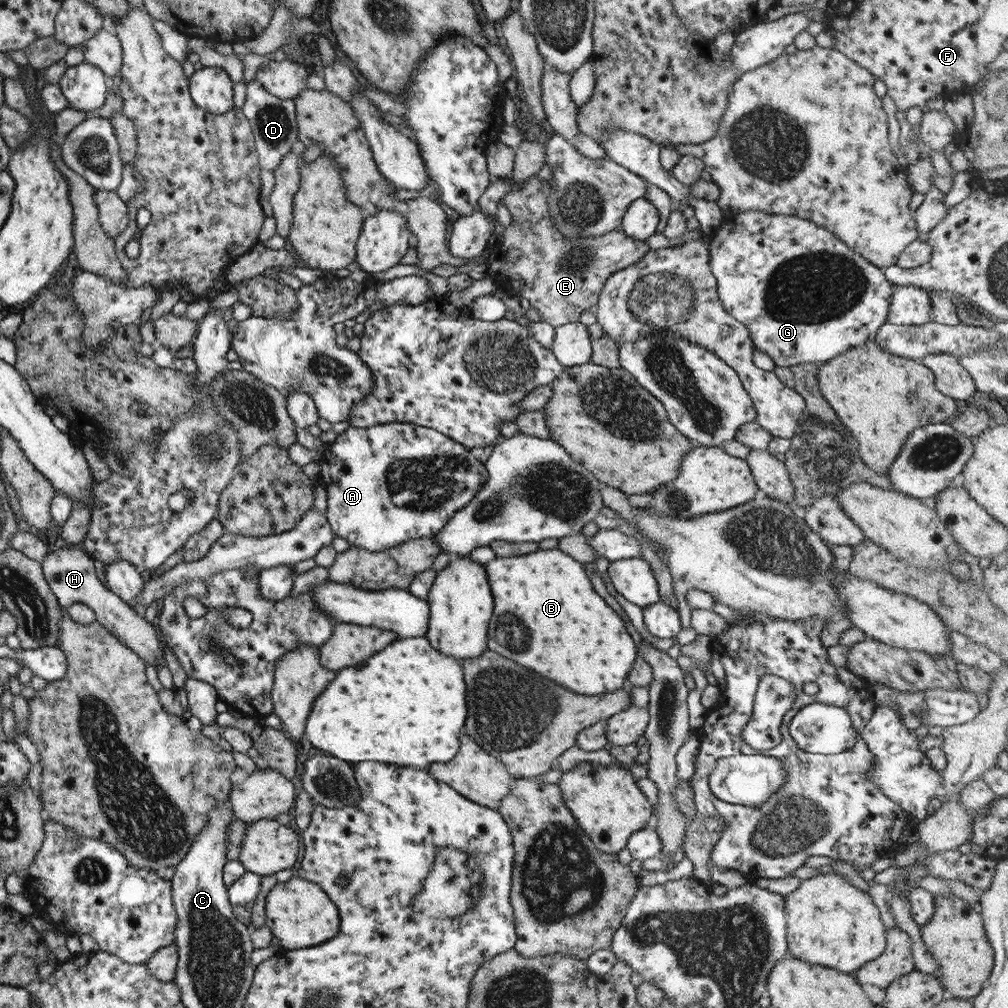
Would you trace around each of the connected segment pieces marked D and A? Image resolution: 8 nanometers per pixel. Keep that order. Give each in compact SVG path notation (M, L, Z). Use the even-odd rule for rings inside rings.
M250 80L246 83L245 100L240 110L253 134L258 166L272 172L274 168L277 168L277 164L283 160L283 156L291 150L291 146L297 142L298 129L294 102L291 99L273 96L257 80Z
M393 421L389 422L389 424L377 424L377 426L371 426L371 428L353 428L353 426L349 426L345 431L337 434L333 442L325 446L318 462L320 470L317 482L321 484L326 493L324 516L331 531L337 537L345 539L350 546L371 552L379 552L416 538L433 537L455 511L465 507L465 504L473 499L473 495L477 496L477 491L483 485L486 475L483 464L472 456L468 448L432 428L409 423L409 421Z

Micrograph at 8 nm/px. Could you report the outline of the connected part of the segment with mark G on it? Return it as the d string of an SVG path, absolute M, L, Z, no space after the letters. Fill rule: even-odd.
M745 209L739 213L725 215L723 223L713 231L713 235L706 238L707 250L709 250L709 268L715 277L718 299L727 314L730 314L736 322L739 322L748 333L753 347L758 352L765 354L779 367L787 367L803 363L825 363L835 356L851 348L872 341L877 330L886 323L887 309L893 286L883 276L882 269L873 266L868 260L851 250L843 241L837 239L829 229L815 225L811 221L797 216L785 216L781 214L765 213L757 209Z

